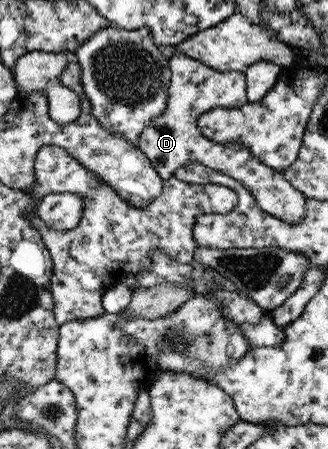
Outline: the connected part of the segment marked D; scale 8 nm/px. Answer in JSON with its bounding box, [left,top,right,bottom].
[137,52,307,224]

